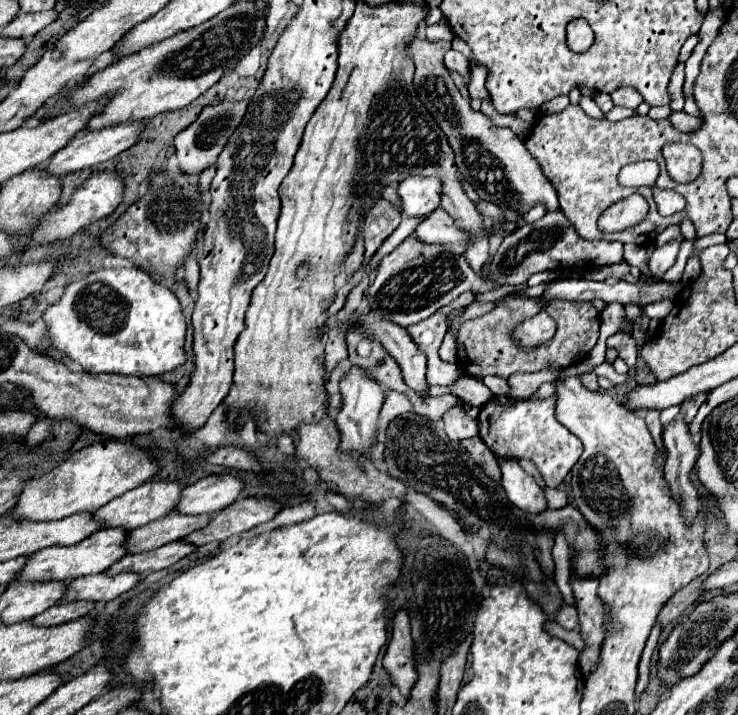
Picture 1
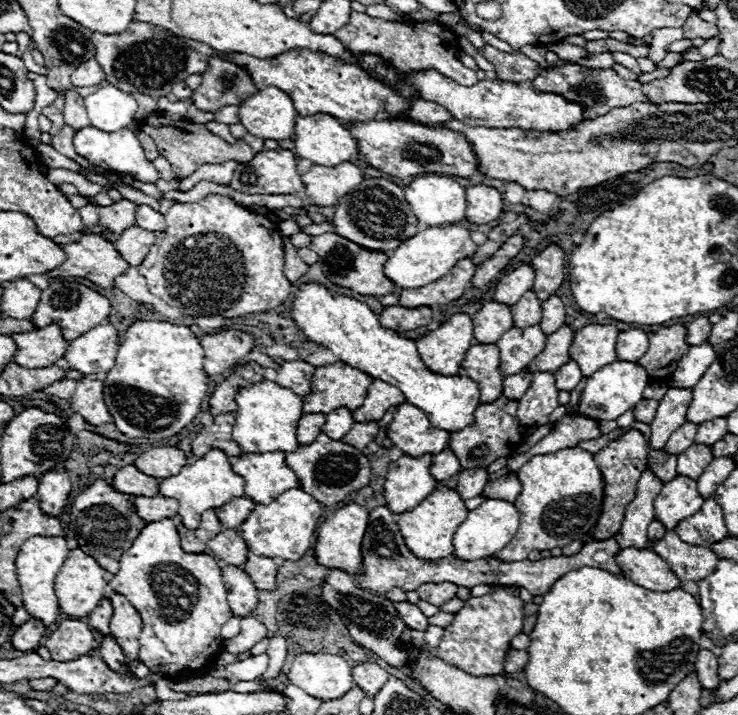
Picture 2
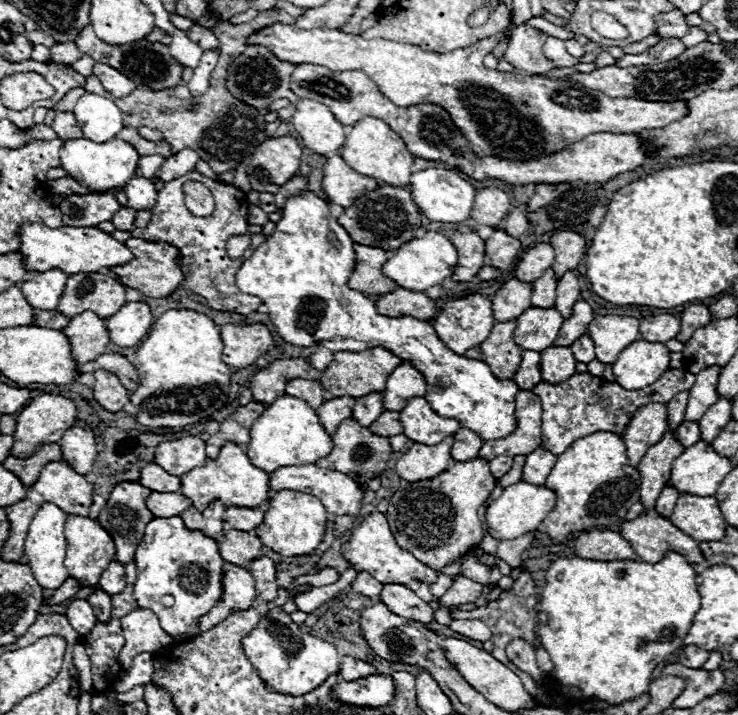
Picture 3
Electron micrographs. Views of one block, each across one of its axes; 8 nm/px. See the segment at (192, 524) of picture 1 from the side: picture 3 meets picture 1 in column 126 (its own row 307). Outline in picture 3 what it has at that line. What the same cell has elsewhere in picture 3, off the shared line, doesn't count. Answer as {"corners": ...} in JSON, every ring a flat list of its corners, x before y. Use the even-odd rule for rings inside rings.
{"corners":[[546,270,540,280,532,284,532,306,534,308,552,308,556,300,558,280,552,270]]}

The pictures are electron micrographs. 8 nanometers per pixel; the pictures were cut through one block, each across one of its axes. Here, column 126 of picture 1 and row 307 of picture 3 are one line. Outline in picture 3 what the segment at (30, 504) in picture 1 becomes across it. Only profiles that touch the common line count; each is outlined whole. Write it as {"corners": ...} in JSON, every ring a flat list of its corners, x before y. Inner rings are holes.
{"corners":[[472,294,468,298,446,302,434,322,434,330,452,352,464,354,488,338,492,324,490,298]]}

